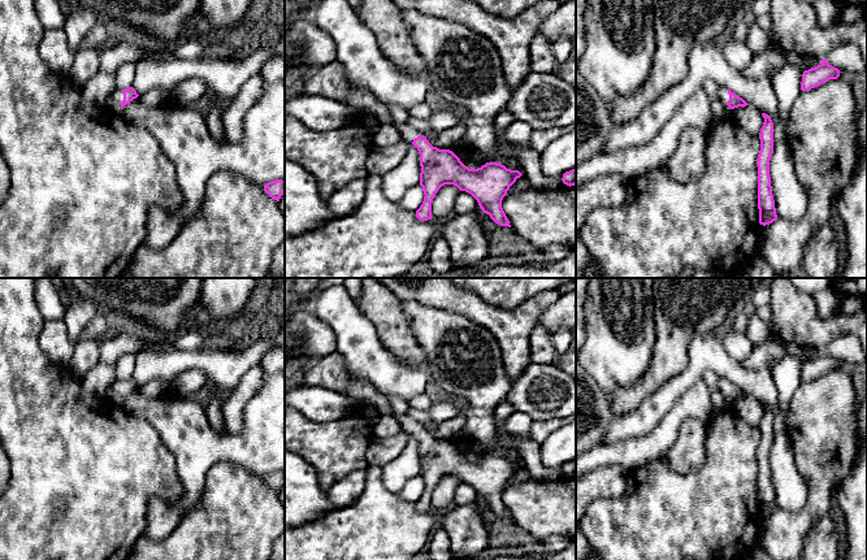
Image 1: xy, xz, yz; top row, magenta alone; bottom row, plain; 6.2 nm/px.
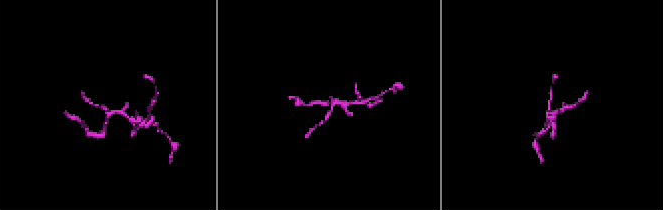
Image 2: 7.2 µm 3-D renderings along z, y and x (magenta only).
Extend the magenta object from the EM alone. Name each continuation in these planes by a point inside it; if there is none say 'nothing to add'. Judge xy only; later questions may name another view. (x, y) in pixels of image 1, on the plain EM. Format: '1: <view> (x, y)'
1: xy (117, 387)

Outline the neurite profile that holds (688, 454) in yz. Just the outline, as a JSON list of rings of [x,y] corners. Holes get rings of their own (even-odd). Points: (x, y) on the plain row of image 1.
[[[689,417],[680,425],[675,443],[664,452],[663,460],[677,473],[698,470],[706,461],[706,421]]]

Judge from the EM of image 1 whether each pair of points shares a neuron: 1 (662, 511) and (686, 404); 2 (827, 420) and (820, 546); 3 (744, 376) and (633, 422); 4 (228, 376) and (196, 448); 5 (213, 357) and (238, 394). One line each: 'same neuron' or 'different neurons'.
1: different neurons
2: different neurons
3: same neuron
4: different neurons
5: different neurons

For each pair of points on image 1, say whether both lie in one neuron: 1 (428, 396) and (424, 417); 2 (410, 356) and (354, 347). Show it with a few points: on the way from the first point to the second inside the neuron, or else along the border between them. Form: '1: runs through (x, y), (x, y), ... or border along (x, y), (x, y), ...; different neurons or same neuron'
1: border along (436, 398), (428, 409), (416, 411); different neurons
2: border along (376, 328), (380, 341), (398, 359), (421, 364); different neurons

